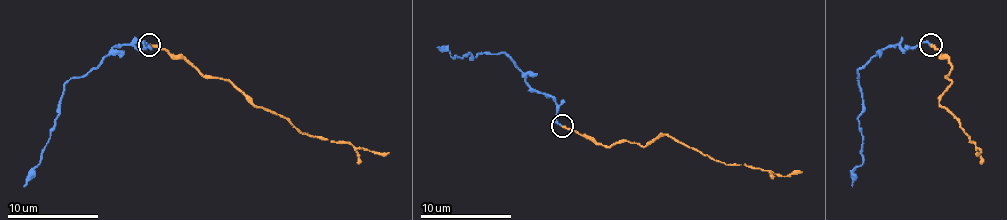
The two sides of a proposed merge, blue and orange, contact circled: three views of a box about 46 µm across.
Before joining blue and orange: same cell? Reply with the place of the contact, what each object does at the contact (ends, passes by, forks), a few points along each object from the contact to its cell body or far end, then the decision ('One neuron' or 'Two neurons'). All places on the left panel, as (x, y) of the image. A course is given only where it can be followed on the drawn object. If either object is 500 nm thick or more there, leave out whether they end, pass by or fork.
Place: (149, 45). At the ring blue ends. At the ring orange ends. Course of blue: (150, 45), (143, 43), (140, 50), (115, 45), (72, 77), (63, 89), (60, 112), (40, 162), (24, 187). Course of orange: (150, 45), (179, 54), (211, 77), (232, 82), (252, 102), (284, 116), (314, 137), (389, 153). Two neurons

